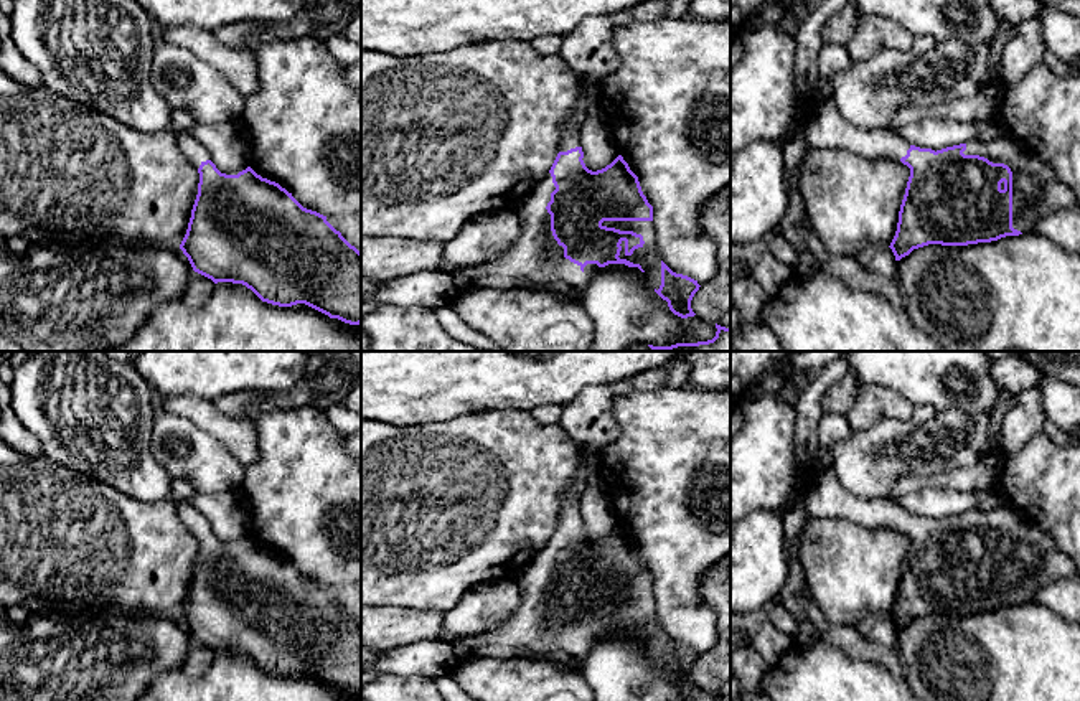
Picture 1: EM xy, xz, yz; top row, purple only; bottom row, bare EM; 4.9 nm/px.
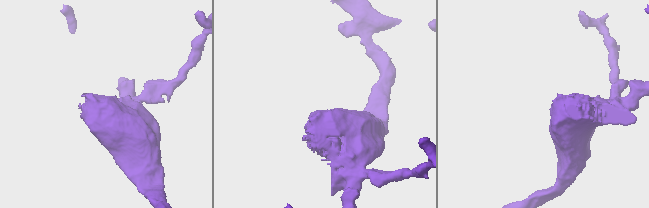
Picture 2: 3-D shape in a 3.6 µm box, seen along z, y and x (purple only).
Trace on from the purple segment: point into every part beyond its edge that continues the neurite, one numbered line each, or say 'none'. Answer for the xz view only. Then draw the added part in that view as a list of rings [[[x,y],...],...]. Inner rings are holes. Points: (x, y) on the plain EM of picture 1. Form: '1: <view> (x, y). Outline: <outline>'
1: xz (572, 497). Outline: [[[587,447],[580,450],[580,467],[571,483],[571,487],[564,492],[562,500],[562,511],[559,515],[559,521],[567,521],[575,516],[582,516],[582,498],[584,492],[589,485],[589,478],[600,472],[600,462],[597,459],[597,452]]]
2: xz (648, 627). Outline: [[[603,590],[602,595],[615,597],[620,600],[633,600],[643,605],[645,614],[633,620],[632,625],[625,623],[625,610],[622,610],[620,628],[640,633],[646,643],[646,652],[651,658],[661,655],[661,627],[656,619],[656,600],[653,590]]]

